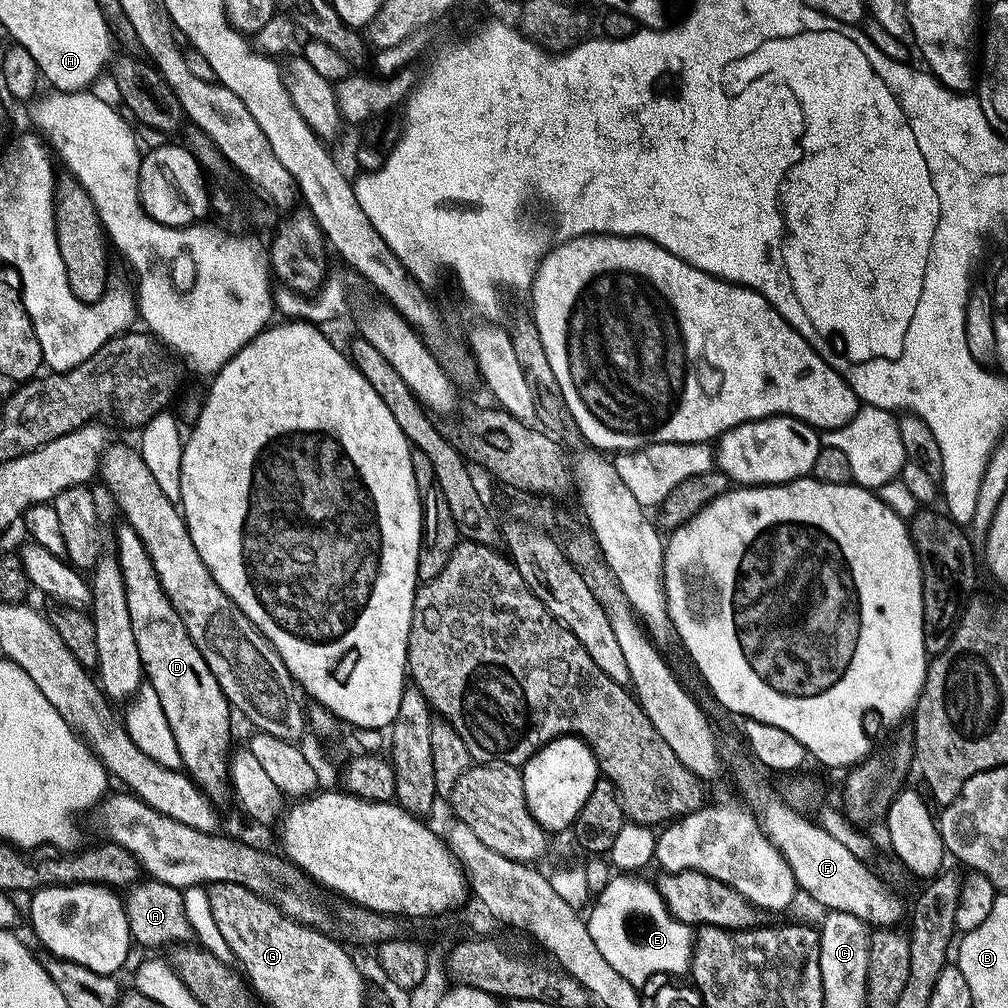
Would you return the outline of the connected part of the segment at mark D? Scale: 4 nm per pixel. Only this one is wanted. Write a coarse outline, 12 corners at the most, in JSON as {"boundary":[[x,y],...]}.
{"boundary":[[166,590],[128,597],[187,775],[234,796],[232,708]]}

